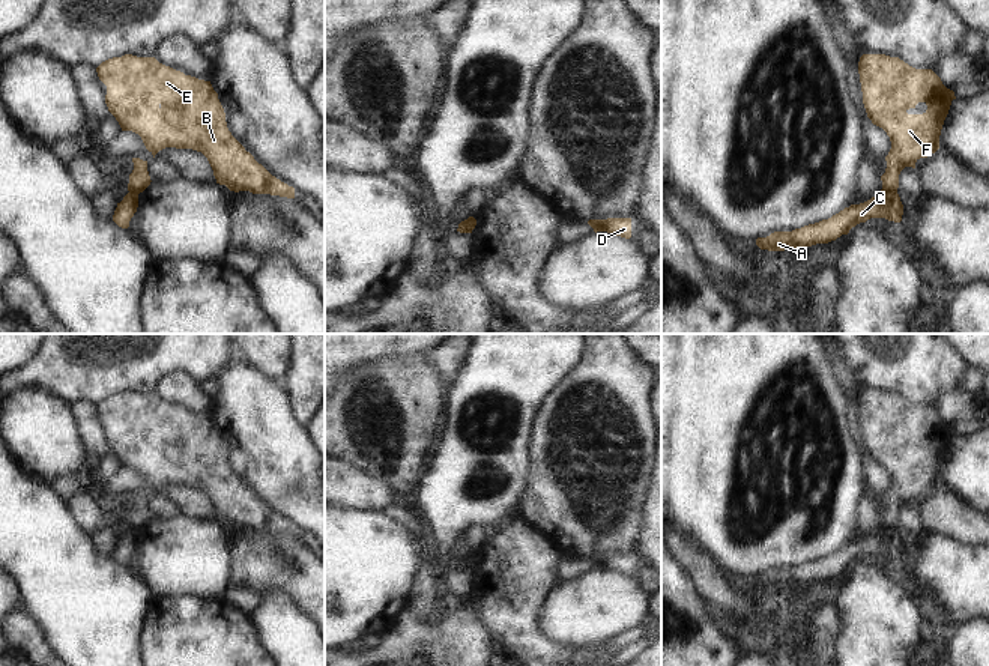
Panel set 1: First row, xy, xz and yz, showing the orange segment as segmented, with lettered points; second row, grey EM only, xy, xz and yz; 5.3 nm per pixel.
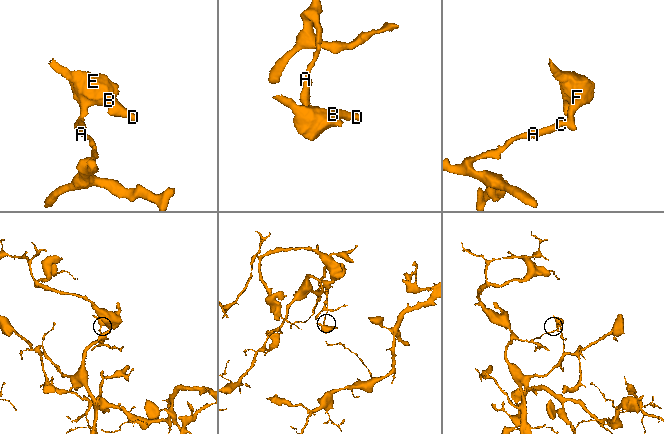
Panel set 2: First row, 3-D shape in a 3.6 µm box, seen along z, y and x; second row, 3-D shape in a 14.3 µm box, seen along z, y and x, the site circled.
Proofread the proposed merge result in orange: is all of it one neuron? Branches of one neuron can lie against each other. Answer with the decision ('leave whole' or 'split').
split

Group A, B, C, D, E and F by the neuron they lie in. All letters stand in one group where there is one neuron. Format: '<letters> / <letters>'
A C / B D E F

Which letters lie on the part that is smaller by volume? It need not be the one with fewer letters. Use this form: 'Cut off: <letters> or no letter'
Cut off: B, D, E, F.

